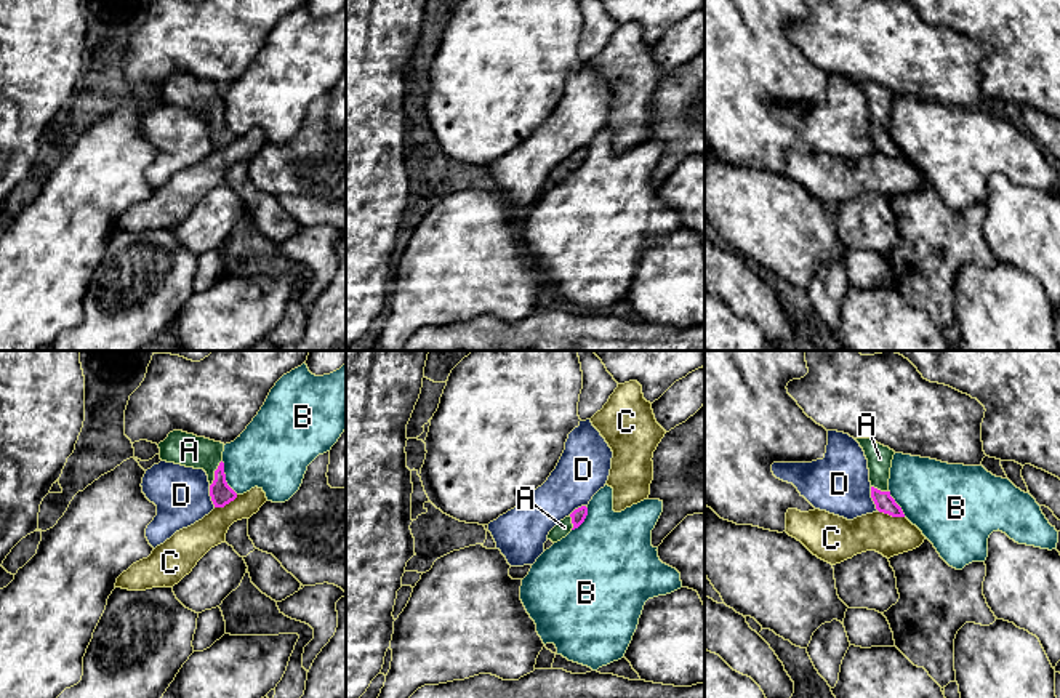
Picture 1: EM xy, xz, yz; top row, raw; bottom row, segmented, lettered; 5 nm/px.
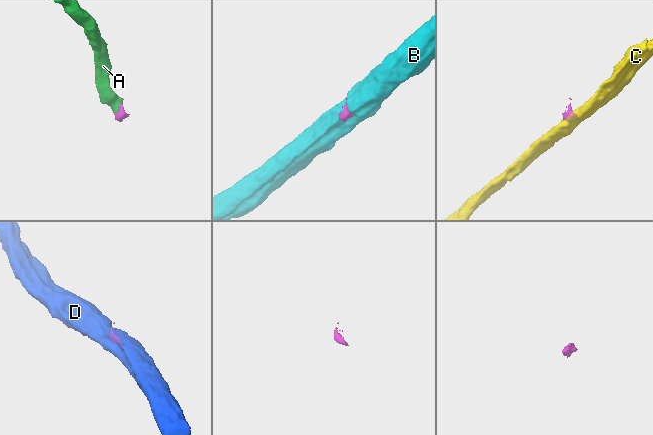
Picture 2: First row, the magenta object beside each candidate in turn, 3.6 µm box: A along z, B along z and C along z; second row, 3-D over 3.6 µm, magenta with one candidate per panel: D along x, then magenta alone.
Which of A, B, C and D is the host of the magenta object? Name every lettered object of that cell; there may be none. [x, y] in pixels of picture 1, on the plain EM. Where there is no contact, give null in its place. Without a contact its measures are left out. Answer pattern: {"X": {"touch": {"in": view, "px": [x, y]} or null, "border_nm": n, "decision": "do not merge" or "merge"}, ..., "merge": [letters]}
{"A": {"touch": {"in": "xy", "px": [215, 114]}, "border_nm": 150, "decision": "merge"}, "B": {"touch": {"in": "xy", "px": [224, 119]}, "border_nm": 190, "decision": "do not merge"}, "C": {"touch": {"in": "yz", "px": [892, 157]}, "border_nm": 130, "decision": "do not merge"}, "D": {"touch": {"in": "yz", "px": [873, 141]}, "border_nm": 140, "decision": "do not merge"}, "merge": ["A"]}

